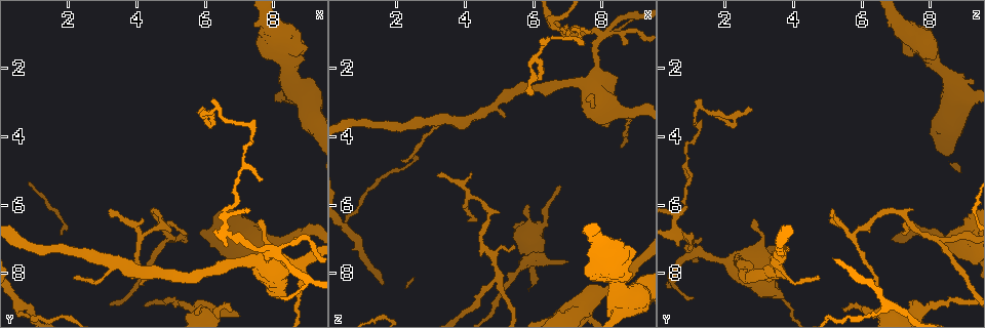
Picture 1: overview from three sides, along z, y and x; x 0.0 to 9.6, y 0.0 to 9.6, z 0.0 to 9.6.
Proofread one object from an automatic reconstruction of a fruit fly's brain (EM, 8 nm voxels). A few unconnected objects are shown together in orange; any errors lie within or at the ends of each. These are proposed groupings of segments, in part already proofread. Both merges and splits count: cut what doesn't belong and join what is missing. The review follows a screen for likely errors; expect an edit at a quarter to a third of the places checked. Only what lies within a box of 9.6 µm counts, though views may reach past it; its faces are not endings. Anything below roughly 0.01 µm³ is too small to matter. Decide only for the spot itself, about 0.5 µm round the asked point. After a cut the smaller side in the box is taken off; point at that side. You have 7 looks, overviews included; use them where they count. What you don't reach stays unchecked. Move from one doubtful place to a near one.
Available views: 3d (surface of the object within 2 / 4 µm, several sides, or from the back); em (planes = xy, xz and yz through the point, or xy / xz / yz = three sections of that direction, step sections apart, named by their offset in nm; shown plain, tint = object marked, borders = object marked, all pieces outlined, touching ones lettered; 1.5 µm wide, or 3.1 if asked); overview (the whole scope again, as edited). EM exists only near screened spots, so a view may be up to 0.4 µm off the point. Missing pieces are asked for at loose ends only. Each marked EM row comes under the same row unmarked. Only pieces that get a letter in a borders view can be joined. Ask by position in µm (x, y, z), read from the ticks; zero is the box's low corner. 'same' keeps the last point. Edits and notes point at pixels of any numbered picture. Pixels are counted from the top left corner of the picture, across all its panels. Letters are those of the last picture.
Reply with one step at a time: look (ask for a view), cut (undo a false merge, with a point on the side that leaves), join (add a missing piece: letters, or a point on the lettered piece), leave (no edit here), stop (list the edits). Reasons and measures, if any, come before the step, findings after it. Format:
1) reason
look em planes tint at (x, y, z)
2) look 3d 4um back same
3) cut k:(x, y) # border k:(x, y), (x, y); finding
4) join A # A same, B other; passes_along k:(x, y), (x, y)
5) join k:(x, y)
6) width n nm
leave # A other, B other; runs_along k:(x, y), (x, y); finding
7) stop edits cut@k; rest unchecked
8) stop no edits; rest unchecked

free end
look 3d 2um at (6.10, 3.75, 2.25)

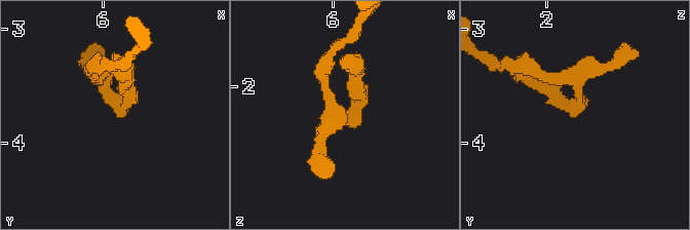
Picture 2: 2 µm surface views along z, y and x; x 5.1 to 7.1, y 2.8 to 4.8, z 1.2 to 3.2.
look em planes borders at (6.16, 3.78, 2.22)

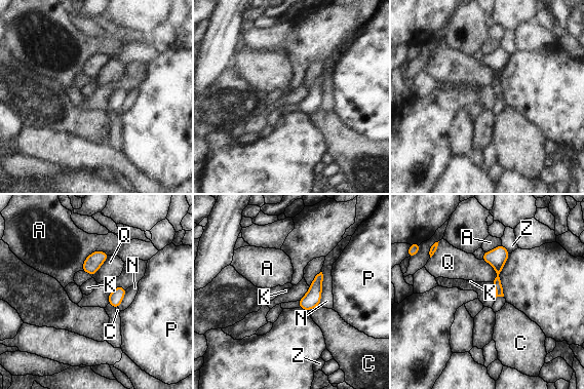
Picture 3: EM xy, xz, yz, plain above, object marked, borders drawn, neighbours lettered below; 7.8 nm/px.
leave # A other, C other, K other, N other, P other, Q other, Z other; border 3:(319, 304), (309, 311); none of them fits

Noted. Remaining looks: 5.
thin end
look 3d 4um back at (7.70, 5.30, 1.00)

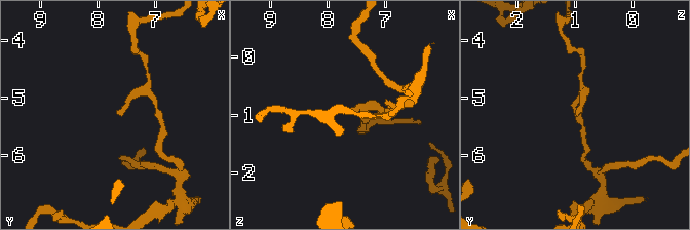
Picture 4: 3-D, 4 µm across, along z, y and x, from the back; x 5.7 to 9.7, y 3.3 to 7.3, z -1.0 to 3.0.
look em planes borders at (7.65, 5.25, 0.95)

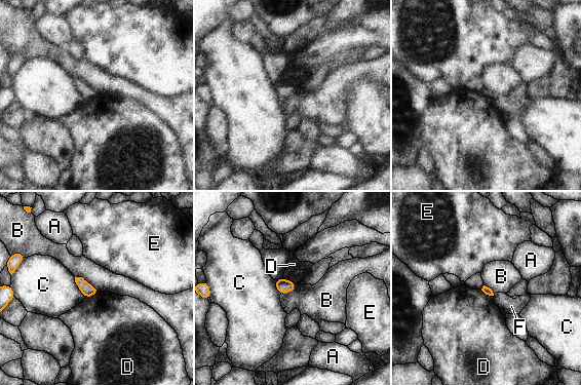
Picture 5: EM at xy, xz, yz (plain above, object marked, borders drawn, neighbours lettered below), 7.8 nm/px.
longest_contact B 240 nm
leave # A other, B other, C other, D other, E other, F other; border 5:(75, 275), (82, 276), (100, 292); none of them fits

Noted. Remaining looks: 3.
an open end
look 3d 4um at (2.15, 8.10, 4.70)

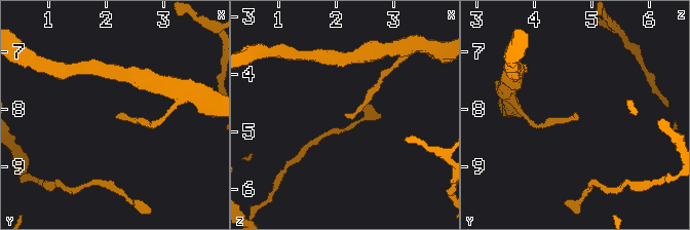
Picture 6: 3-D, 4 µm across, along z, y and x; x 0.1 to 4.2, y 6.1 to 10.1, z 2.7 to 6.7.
now the EM
look em planes borders at (2.15, 8.15, 4.70)

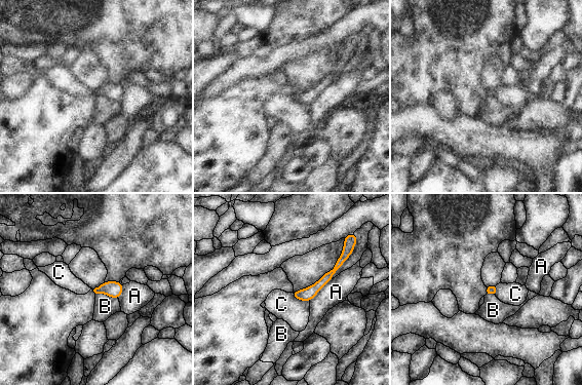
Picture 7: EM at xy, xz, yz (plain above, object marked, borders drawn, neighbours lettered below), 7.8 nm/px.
longest_contact A 260 nm
leave # A other, B other, C other; border 7:(290, 293), (294, 297), (309, 302); no lettered piece goes on from it

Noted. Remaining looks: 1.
stop no edits; rest unchecked

